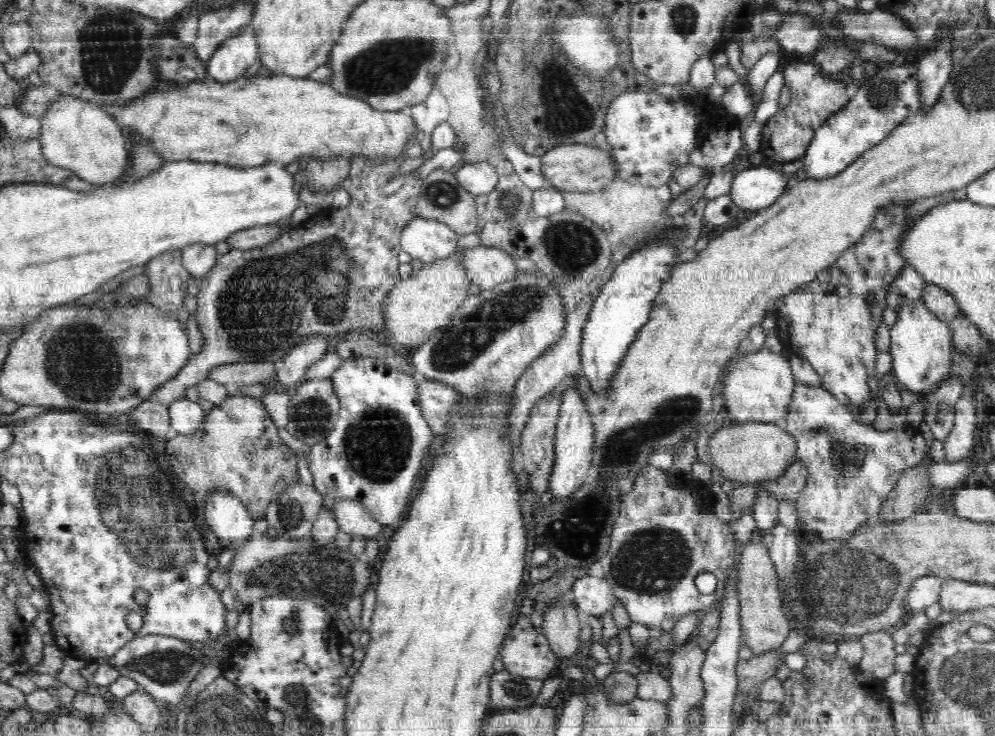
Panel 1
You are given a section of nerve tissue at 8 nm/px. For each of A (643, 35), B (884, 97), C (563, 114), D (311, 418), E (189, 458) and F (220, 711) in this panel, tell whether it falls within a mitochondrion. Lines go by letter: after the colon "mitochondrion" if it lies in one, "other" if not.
A: other
B: mitochondrion
C: mitochondrion
D: mitochondrion
E: mitochondrion
F: mitochondrion

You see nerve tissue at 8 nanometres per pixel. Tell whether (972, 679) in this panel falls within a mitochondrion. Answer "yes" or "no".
yes

